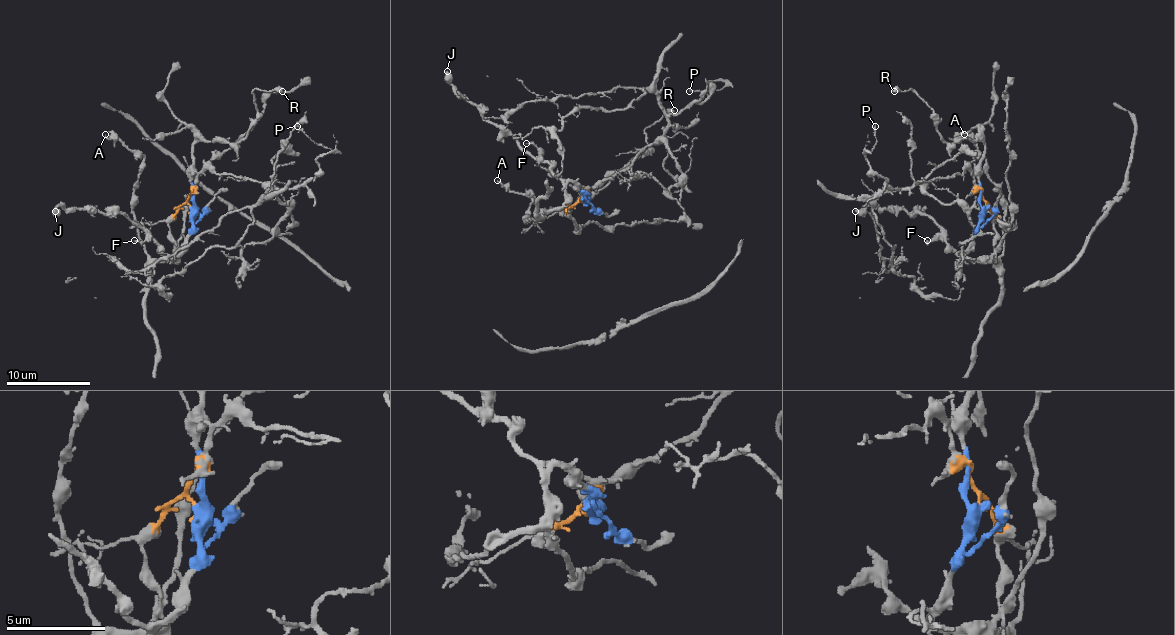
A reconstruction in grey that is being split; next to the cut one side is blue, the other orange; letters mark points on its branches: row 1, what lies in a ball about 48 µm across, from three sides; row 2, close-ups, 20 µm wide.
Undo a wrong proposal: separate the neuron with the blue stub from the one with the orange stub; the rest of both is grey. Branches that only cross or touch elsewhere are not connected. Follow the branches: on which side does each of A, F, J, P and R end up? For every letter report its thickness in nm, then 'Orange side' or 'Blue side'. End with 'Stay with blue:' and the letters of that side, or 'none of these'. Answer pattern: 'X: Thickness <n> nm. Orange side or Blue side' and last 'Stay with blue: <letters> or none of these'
A: Thickness 160 nm. Blue side
F: Thickness 160 nm. Blue side
J: Thickness 500 nm. Blue side
P: Thickness 150 nm. Orange side
R: Thickness 480 nm. Blue side
Stay with blue: A, F, J, R

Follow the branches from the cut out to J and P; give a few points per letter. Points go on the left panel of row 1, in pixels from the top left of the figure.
J: (190, 209), (192, 226), (186, 247), (169, 258), (127, 216), (70, 209), (66, 205), (55, 211)
P: (190, 209), (188, 195), (207, 169), (278, 188), (297, 188), (314, 178), (320, 157), (333, 153), (297, 125)

